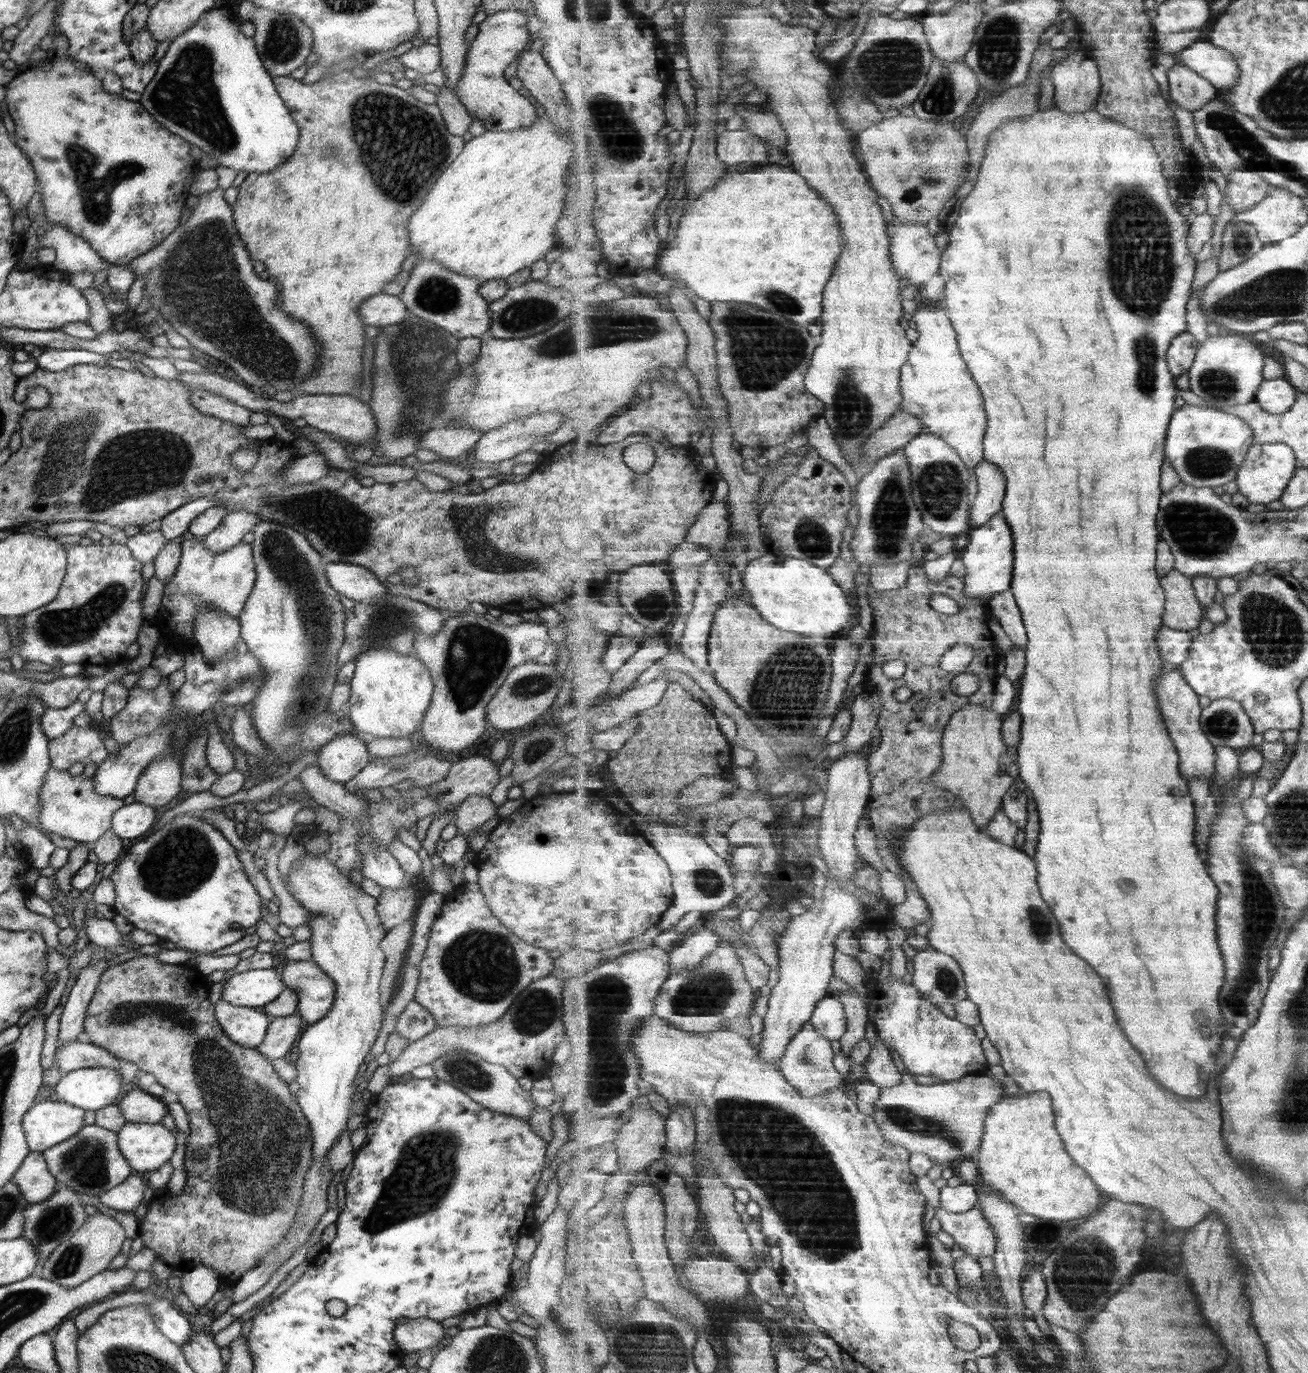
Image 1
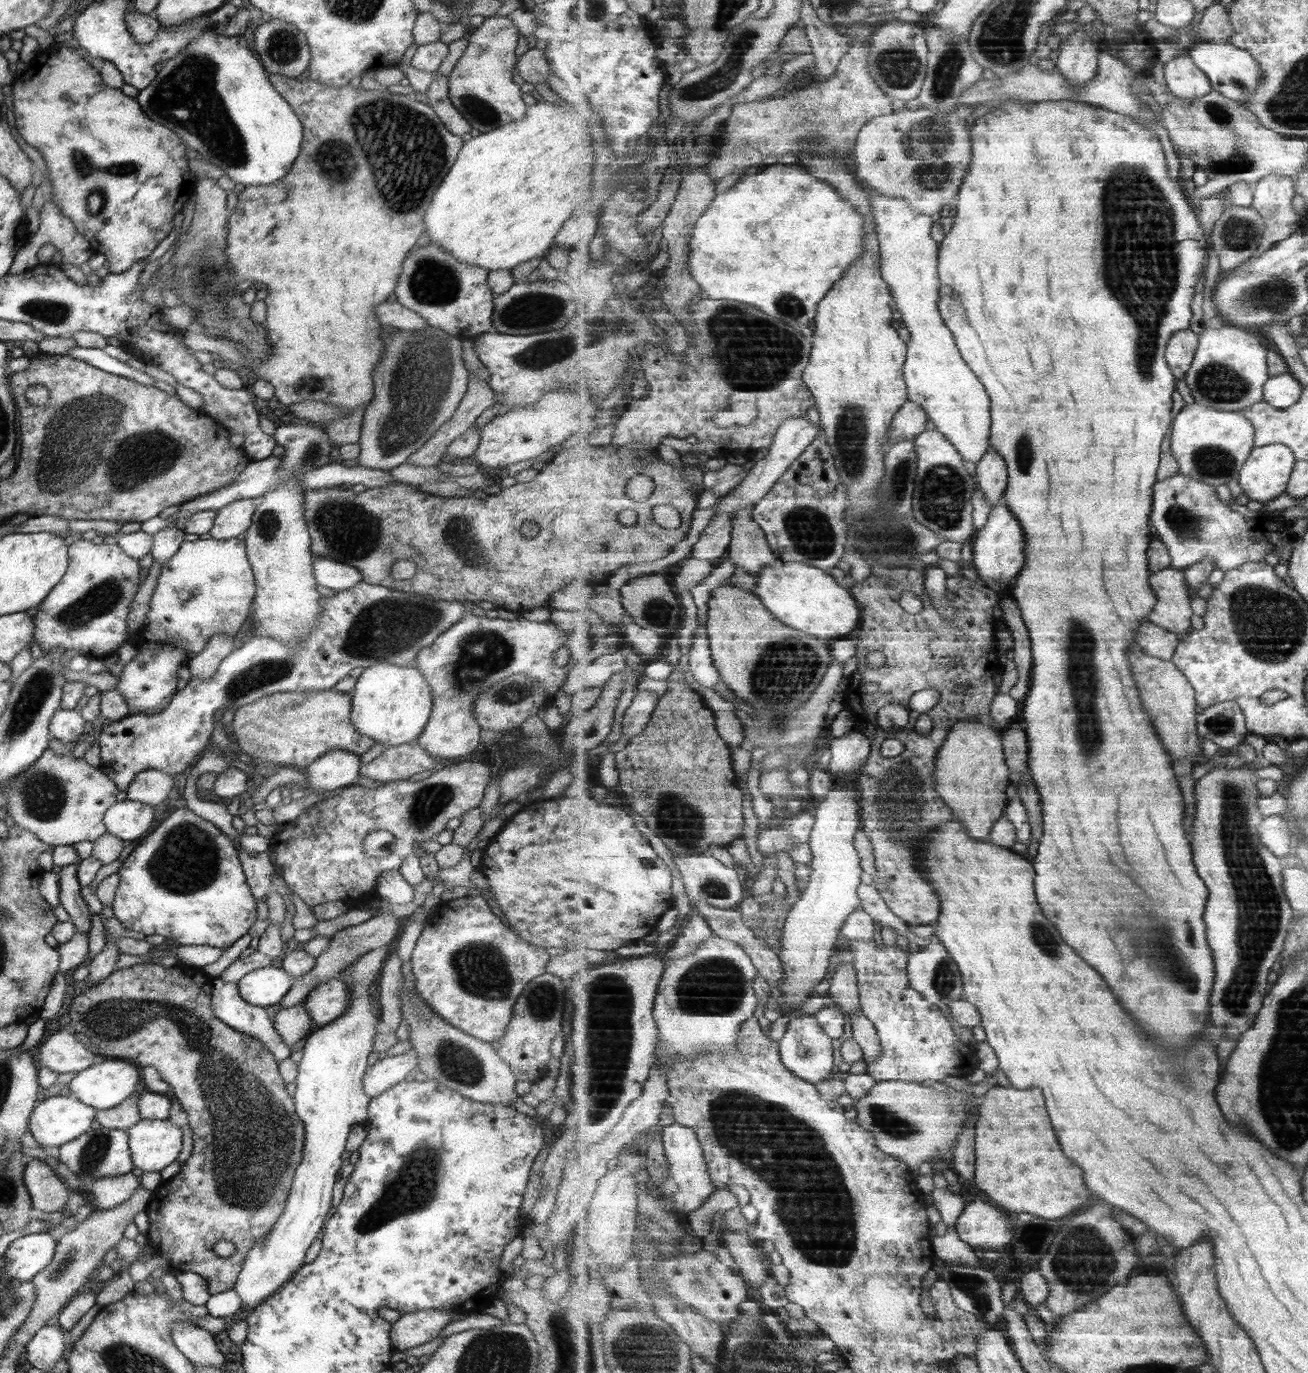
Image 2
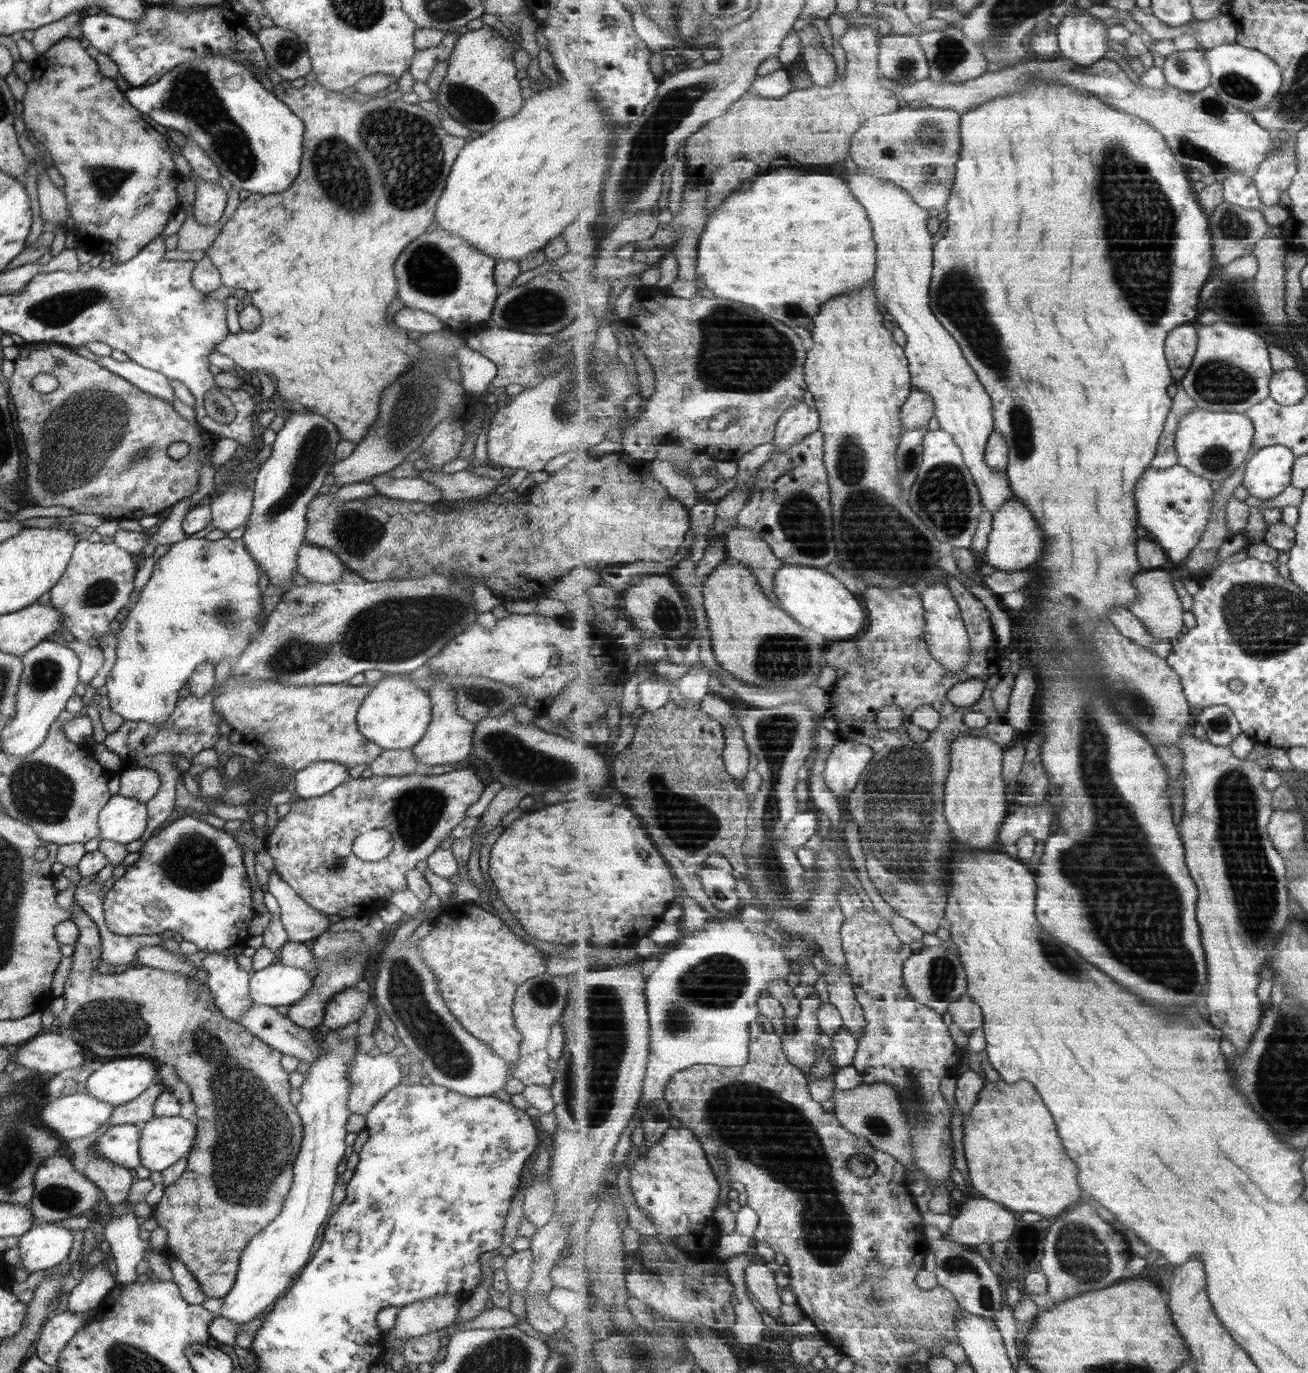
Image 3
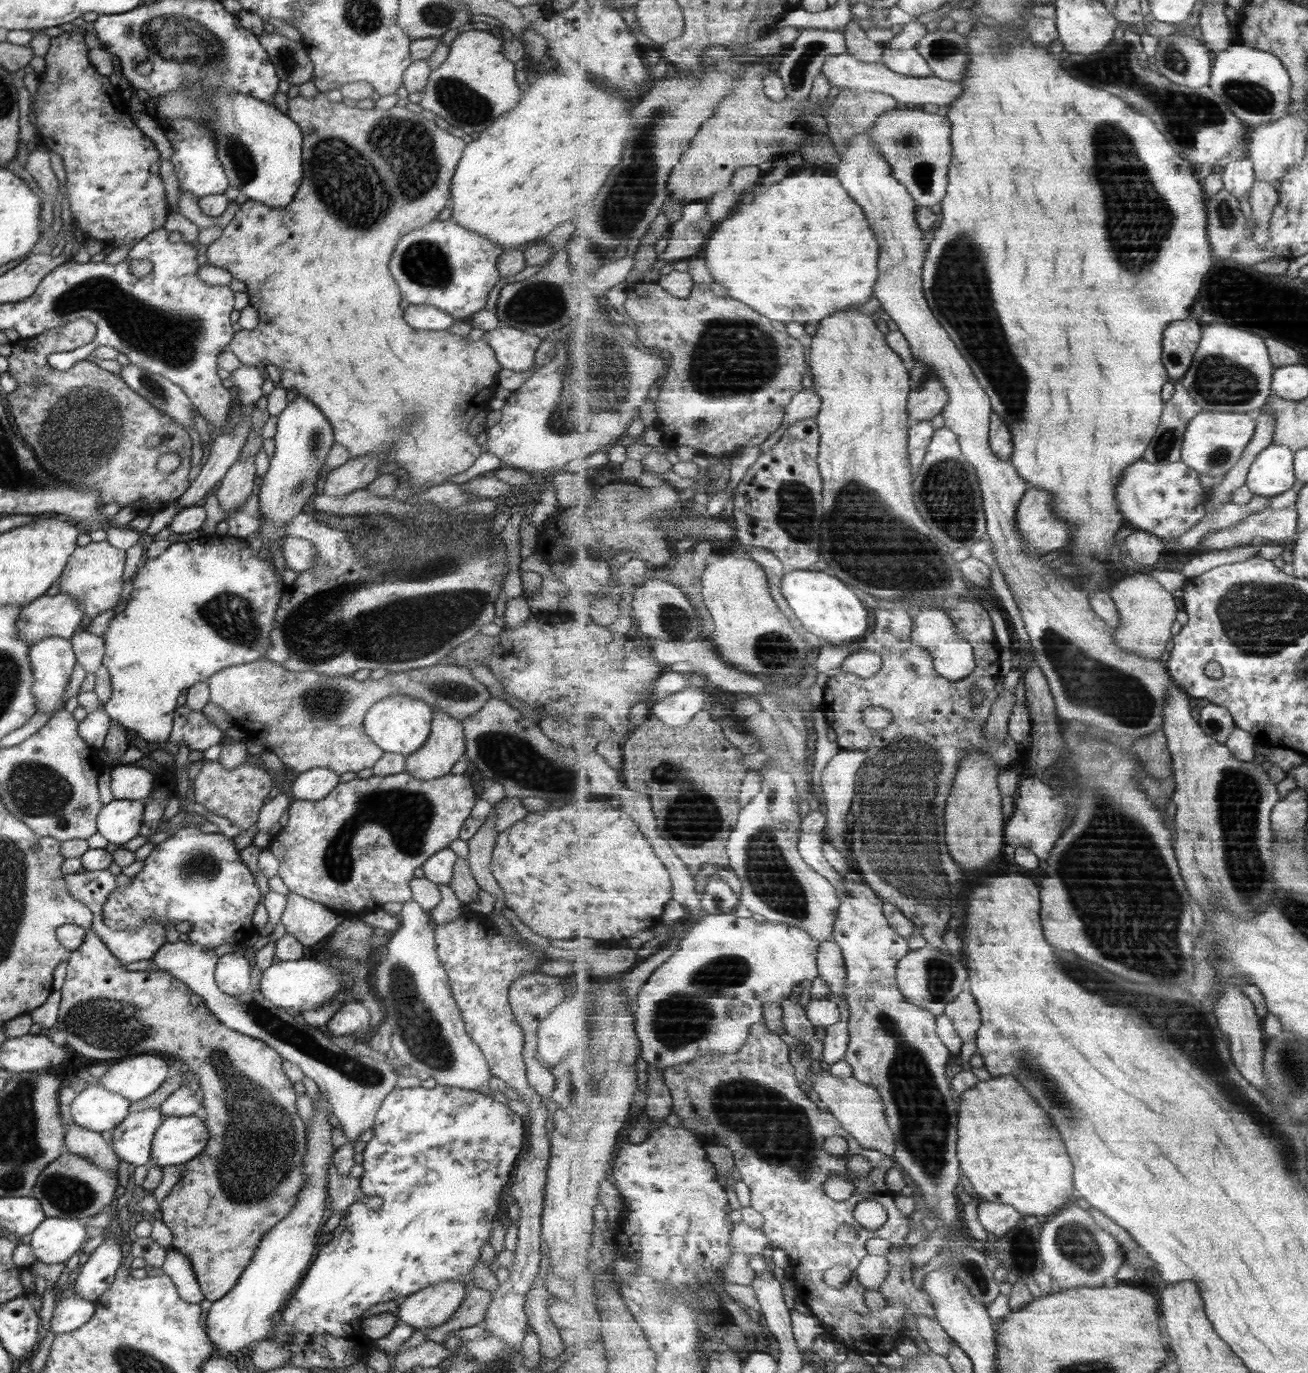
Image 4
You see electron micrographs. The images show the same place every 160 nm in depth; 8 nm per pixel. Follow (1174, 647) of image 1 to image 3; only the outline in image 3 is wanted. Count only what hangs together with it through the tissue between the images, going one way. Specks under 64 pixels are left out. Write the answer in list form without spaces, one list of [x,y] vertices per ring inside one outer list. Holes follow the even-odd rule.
[[[1116,606],[1114,610],[1110,610],[1108,616],[1126,637],[1135,641],[1135,644],[1150,648],[1157,656],[1168,657],[1171,654],[1174,642],[1158,639],[1153,633],[1150,633],[1147,625],[1138,616],[1135,616],[1131,609]]]

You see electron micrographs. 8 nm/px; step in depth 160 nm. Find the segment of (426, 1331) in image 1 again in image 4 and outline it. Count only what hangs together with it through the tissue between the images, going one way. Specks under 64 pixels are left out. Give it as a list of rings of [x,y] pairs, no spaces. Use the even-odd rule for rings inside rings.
[[[464,1282],[432,1284],[400,1300],[396,1317],[413,1329],[439,1326],[459,1308],[464,1290]]]

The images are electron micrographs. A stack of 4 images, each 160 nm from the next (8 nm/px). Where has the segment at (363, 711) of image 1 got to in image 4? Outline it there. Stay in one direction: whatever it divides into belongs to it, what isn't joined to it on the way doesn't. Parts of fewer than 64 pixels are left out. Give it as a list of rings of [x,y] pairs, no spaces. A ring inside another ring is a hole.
[[[385,696],[367,709],[362,725],[369,740],[384,753],[401,753],[407,756],[423,744],[430,731],[432,719],[431,708],[421,700],[409,696]]]

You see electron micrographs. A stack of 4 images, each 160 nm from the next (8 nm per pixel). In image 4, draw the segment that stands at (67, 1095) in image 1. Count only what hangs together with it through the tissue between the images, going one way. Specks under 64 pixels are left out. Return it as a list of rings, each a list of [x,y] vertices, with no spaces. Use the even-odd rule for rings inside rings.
[[[137,1055],[117,1062],[100,1077],[100,1085],[131,1103],[149,1096],[166,1079],[170,1061],[158,1055]]]

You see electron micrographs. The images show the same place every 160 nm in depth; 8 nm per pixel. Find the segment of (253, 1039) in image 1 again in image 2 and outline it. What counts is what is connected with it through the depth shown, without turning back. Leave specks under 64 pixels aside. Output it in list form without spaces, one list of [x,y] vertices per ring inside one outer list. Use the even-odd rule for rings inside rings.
[[[215,977],[212,981],[212,991],[210,993],[210,1005],[215,1018],[221,1020],[227,1027],[233,1029],[233,1031],[239,1033],[239,1035],[246,1035],[259,1041],[259,1043],[271,1052],[277,1062],[290,1055],[289,1048],[281,1043],[281,1037],[279,1037],[273,1029],[271,1024],[271,1011],[267,1008],[247,1004],[247,1002],[239,996],[236,983],[229,984]]]

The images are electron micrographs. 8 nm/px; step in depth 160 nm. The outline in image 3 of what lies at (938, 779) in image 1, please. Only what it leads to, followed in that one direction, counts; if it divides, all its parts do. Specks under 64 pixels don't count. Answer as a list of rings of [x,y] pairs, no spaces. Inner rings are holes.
[[[961,735],[952,744],[945,812],[947,820],[951,820],[955,838],[967,848],[991,848],[997,844],[1000,828],[1012,810],[1010,803],[1005,800],[1004,751],[1000,744],[987,737]]]

